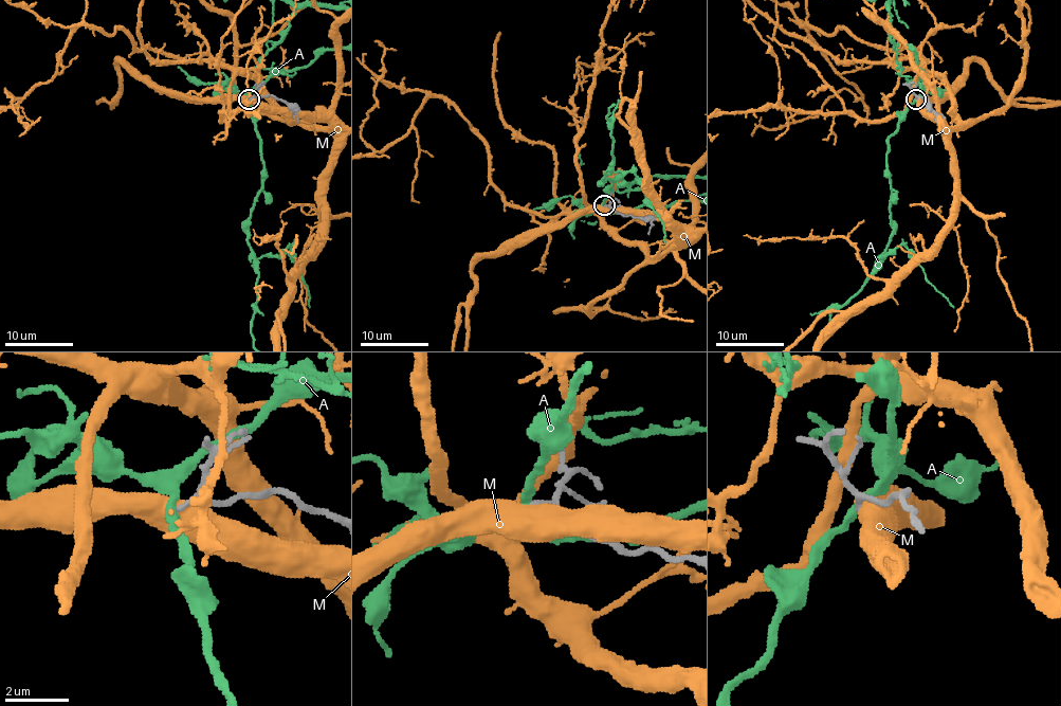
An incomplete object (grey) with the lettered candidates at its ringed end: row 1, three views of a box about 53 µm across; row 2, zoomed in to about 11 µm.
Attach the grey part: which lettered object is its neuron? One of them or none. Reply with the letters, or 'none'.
none

